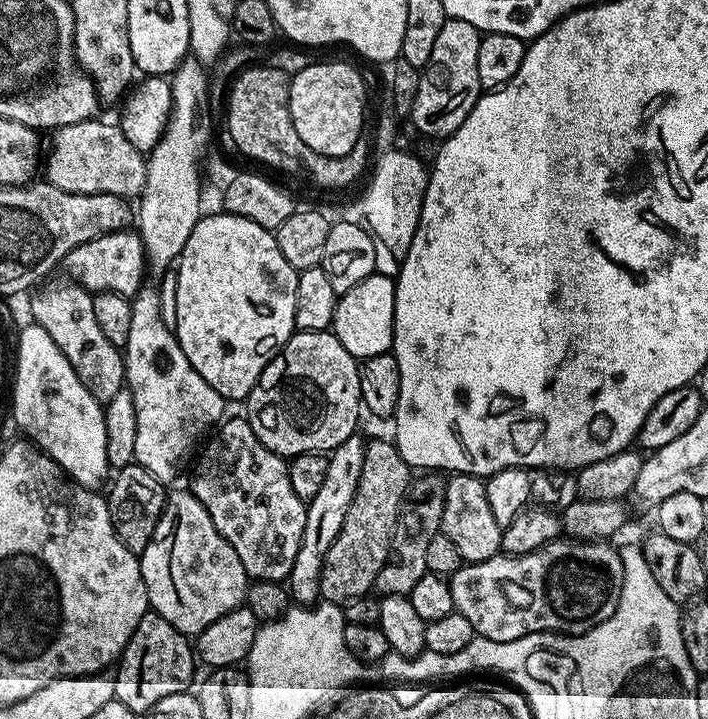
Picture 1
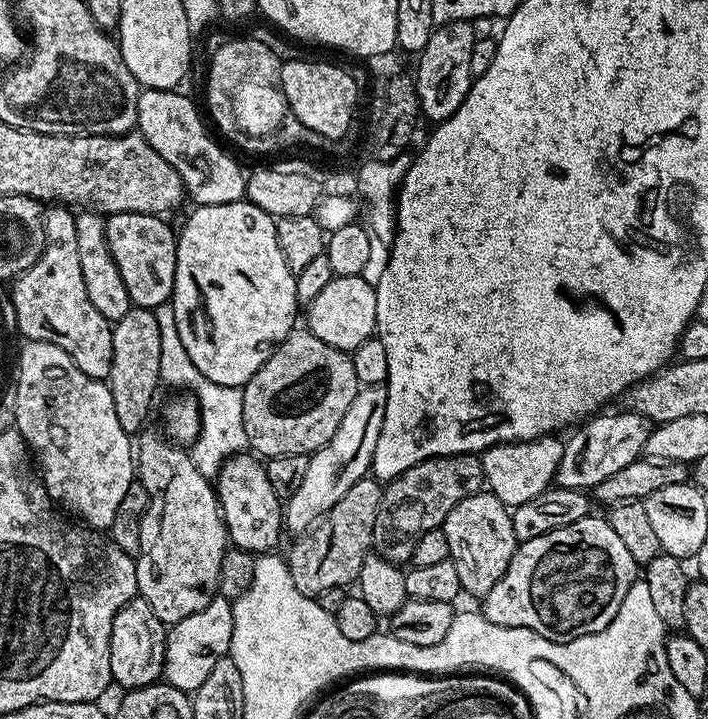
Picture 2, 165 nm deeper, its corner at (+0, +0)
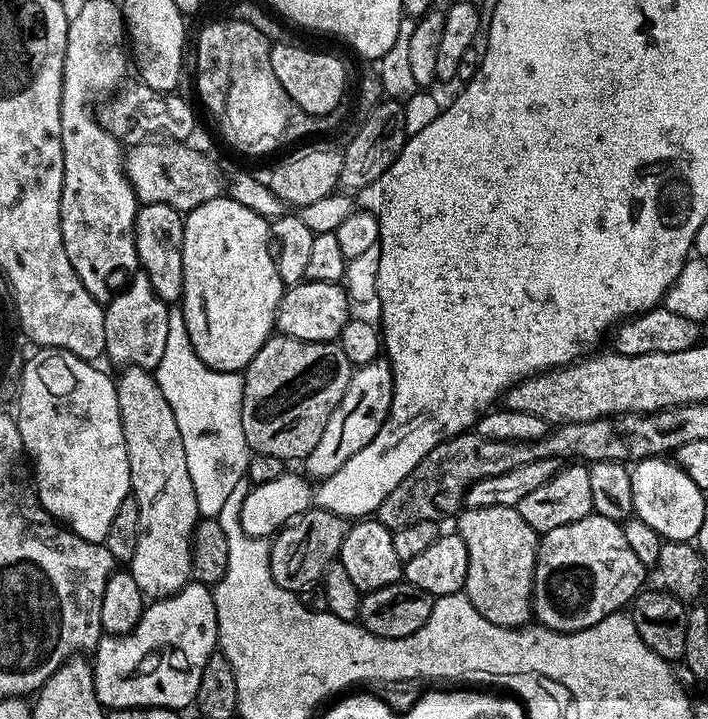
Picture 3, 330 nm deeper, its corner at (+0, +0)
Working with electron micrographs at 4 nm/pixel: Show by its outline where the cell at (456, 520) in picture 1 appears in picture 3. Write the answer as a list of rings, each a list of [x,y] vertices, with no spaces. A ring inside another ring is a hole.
[[[516,507],[464,508],[455,520],[455,531],[462,542],[466,542],[466,554],[470,554],[464,595],[470,598],[474,610],[478,610],[486,622],[494,622],[494,626],[503,628],[525,627],[534,616],[532,583],[538,533],[526,522],[526,518],[522,518]]]

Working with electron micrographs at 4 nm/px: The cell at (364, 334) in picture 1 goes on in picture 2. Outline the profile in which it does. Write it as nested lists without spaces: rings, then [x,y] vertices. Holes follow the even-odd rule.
[[[333,276],[330,283],[318,294],[318,298],[306,305],[306,312],[307,331],[322,338],[326,346],[334,346],[350,354],[358,346],[362,346],[362,342],[373,339],[376,335],[376,286],[364,281],[362,276]]]

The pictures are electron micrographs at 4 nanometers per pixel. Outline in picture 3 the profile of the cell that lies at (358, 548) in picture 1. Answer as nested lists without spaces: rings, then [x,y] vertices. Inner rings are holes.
[[[315,506],[287,524],[271,537],[270,574],[278,586],[300,594],[303,588],[319,581],[324,571],[333,564],[340,555],[342,538],[347,534],[350,524],[345,517],[336,516]]]

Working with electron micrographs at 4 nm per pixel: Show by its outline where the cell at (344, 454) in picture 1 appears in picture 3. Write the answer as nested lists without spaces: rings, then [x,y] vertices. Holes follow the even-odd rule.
[[[378,358],[369,364],[359,365],[353,371],[346,386],[346,394],[342,402],[338,402],[334,414],[330,414],[330,422],[326,422],[322,438],[318,438],[318,446],[314,446],[314,450],[310,450],[310,454],[302,461],[302,467],[305,468],[303,471],[313,481],[322,481],[334,474],[334,470],[342,470],[342,466],[346,466],[346,462],[354,458],[358,450],[362,450],[362,446],[372,441],[374,434],[378,434],[378,430],[386,422],[388,411],[392,409],[393,390],[392,367],[387,359]]]

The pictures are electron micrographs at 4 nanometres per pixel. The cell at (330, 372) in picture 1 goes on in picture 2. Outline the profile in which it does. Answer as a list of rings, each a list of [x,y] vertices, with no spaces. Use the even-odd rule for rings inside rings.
[[[307,330],[292,331],[243,387],[242,422],[248,448],[264,458],[317,452],[334,438],[338,422],[361,387],[349,353],[326,346]]]

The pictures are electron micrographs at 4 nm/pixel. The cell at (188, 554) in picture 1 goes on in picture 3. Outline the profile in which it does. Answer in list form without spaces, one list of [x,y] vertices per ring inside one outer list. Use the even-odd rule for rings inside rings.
[[[124,368],[121,373],[115,377],[118,414],[122,418],[122,434],[126,438],[126,454],[130,462],[131,495],[136,497],[140,511],[138,550],[134,550],[130,571],[145,597],[173,596],[193,579],[192,538],[201,519],[198,501],[194,499],[194,485],[190,483],[190,470],[186,470],[186,449],[182,446],[178,422],[174,422],[174,410],[170,410],[170,402],[166,402],[162,395],[155,375],[146,368]]]

